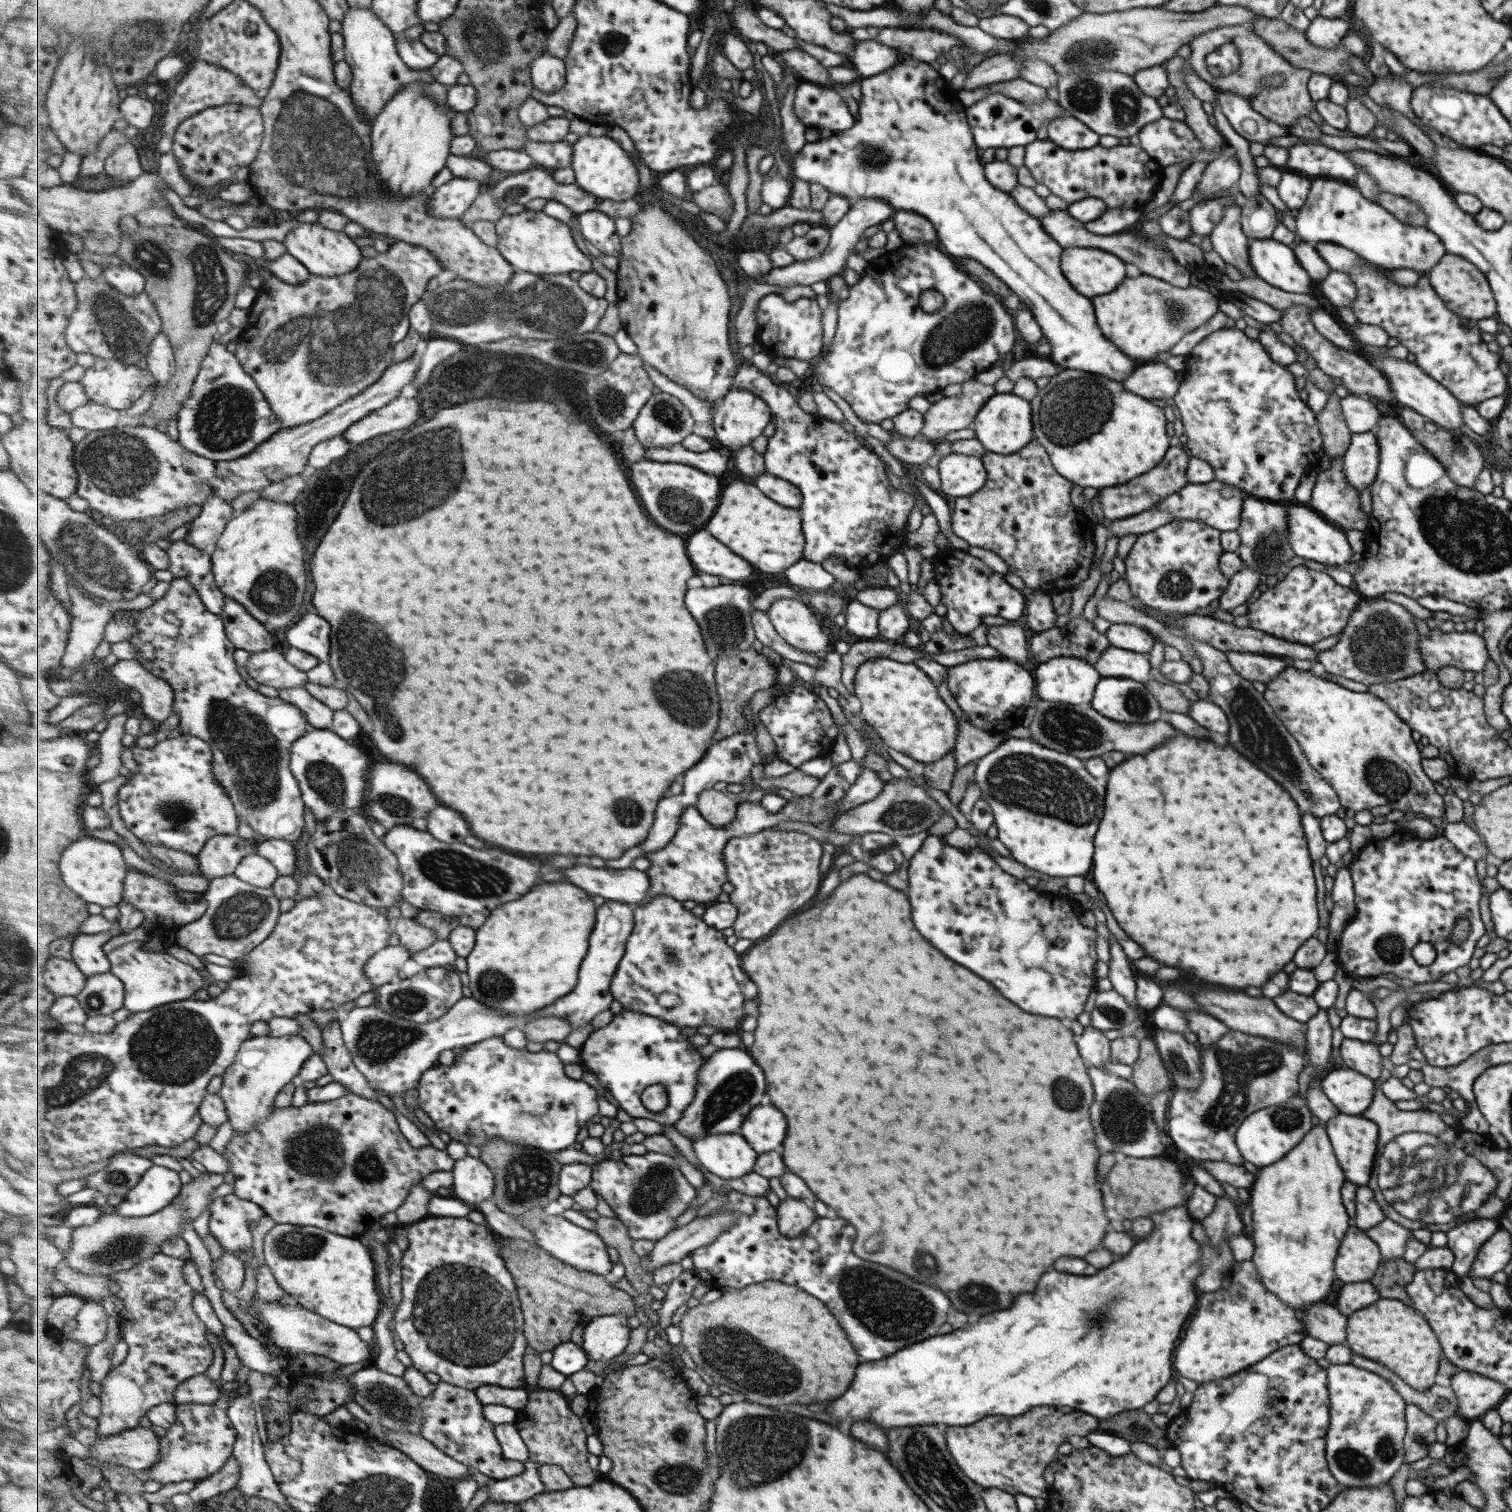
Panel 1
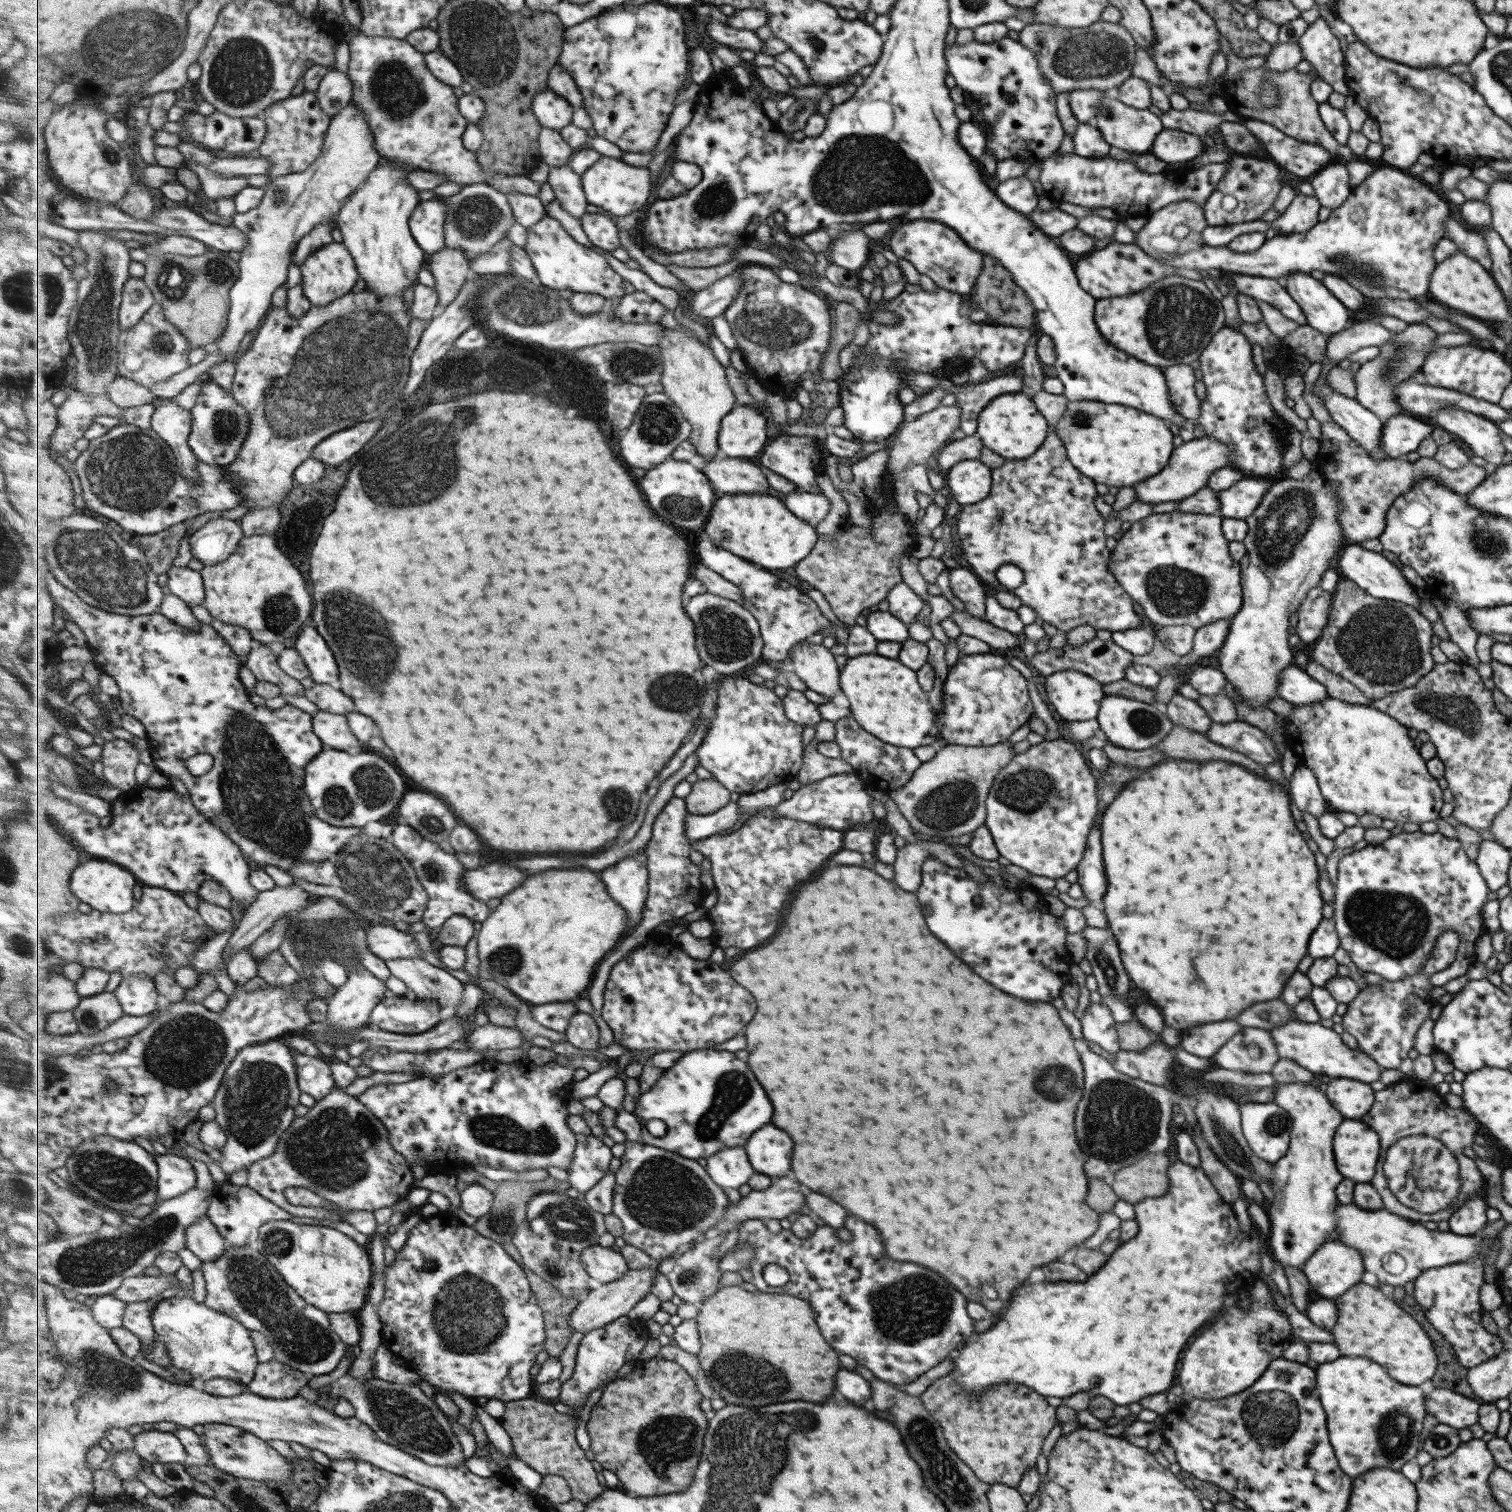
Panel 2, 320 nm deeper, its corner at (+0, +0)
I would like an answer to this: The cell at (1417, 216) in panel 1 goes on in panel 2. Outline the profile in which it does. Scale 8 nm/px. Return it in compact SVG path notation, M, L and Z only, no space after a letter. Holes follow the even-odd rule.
M1447 216L1443 223L1443 238L1449 238L1459 253L1476 260L1483 269L1489 272L1491 258L1486 254L1485 240L1482 236L1469 232Z

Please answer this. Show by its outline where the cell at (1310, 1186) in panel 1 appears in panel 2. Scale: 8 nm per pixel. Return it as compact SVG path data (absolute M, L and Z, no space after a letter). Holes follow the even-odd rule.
M1275 1083L1271 1086L1273 1100L1292 1119L1287 1152L1273 1164L1273 1179L1270 1187L1273 1203L1266 1203L1269 1221L1266 1235L1267 1247L1273 1261L1282 1267L1298 1269L1308 1256L1335 1230L1337 1200L1333 1188L1341 1182L1335 1170L1331 1136L1341 1122L1341 1115L1327 1102L1325 1094L1313 1083Z

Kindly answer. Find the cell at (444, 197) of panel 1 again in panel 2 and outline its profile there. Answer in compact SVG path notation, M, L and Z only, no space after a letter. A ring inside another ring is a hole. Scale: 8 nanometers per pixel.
M426 200L415 209L411 219L415 241L427 254L435 254L446 246L447 203Z

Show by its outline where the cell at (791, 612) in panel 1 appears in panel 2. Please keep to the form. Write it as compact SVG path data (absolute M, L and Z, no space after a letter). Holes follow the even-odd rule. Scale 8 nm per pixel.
M804 639L794 646L790 655L795 674L809 692L825 697L825 700L839 692L837 666L829 650L819 644L806 643Z

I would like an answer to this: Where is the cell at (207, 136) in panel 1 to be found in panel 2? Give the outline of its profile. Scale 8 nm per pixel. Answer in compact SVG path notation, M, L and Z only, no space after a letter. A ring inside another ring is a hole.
M219 110L211 116L199 112L189 113L183 124L181 132L185 130L193 144L199 144L221 155L245 156L251 150L259 150L268 135L267 122L263 116L229 116Z

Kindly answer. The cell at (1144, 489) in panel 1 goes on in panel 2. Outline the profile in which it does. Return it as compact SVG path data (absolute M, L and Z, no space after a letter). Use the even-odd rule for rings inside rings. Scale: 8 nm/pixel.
M1201 437L1182 442L1182 445L1171 451L1167 461L1167 468L1163 468L1157 476L1147 478L1135 486L1136 500L1151 504L1162 502L1175 502L1188 496L1195 495L1201 488L1206 487L1209 475L1217 468L1223 468L1230 462L1228 457L1229 447L1218 440Z

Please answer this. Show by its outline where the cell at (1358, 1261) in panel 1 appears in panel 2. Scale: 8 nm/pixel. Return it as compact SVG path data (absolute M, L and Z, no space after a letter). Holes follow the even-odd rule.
M1337 1240L1319 1245L1301 1269L1310 1286L1323 1299L1343 1294L1361 1280L1364 1272L1361 1255Z

